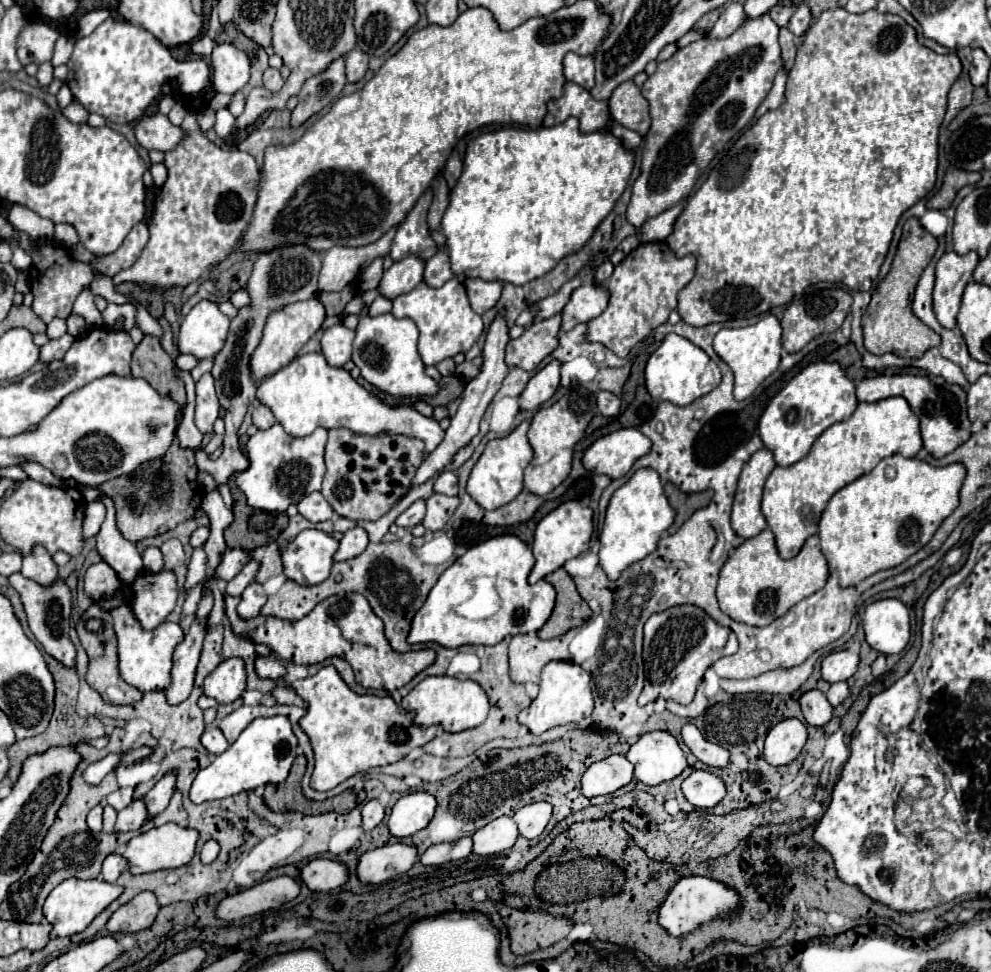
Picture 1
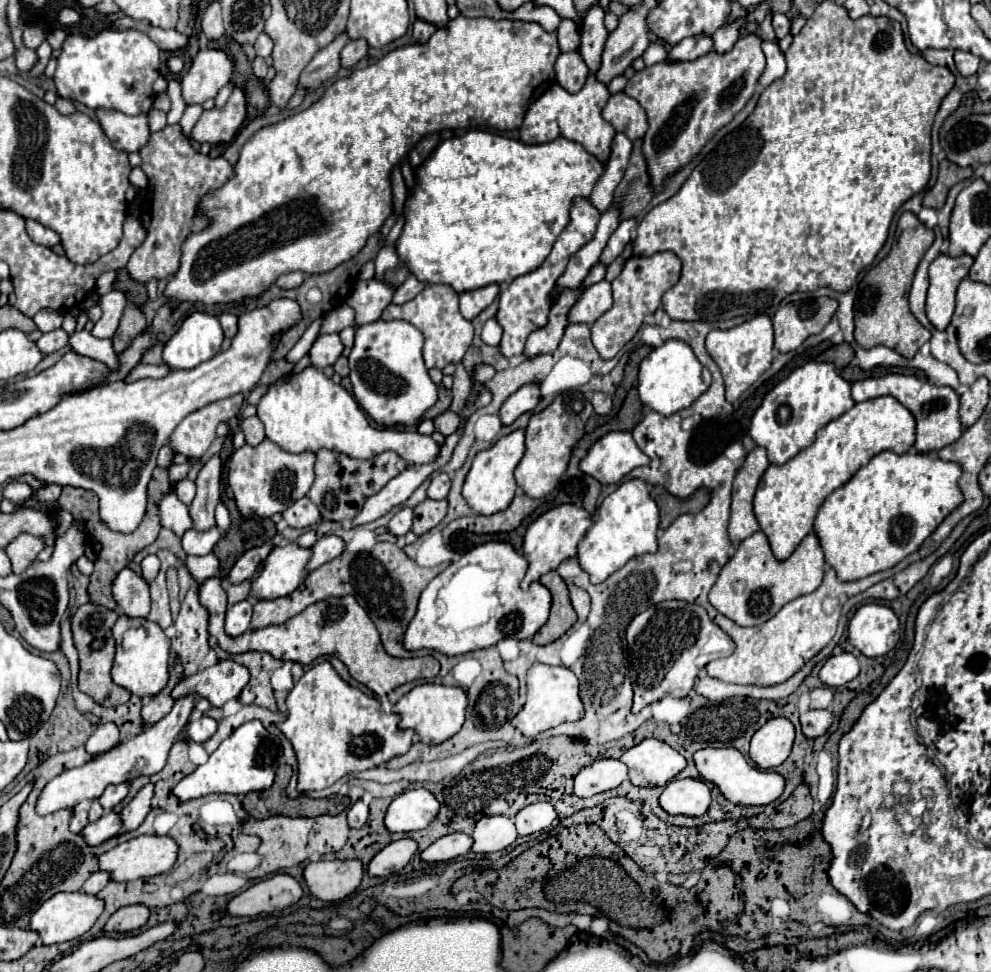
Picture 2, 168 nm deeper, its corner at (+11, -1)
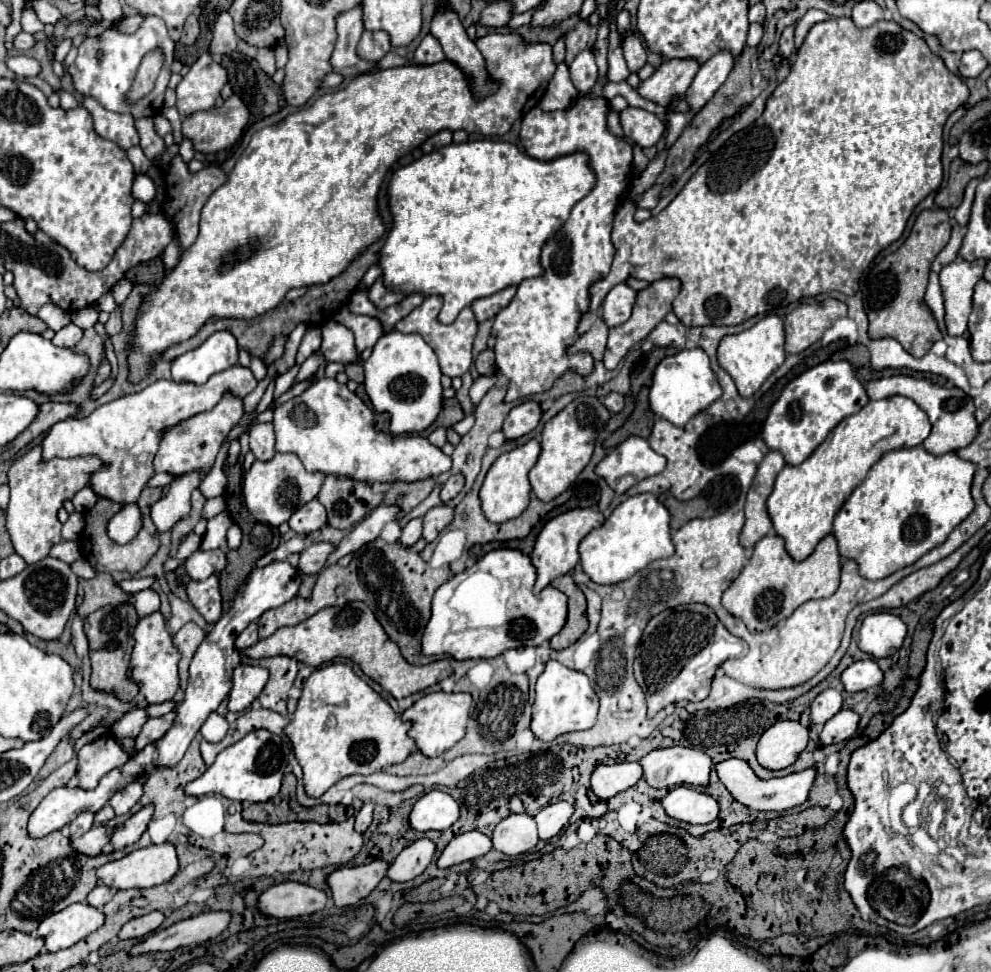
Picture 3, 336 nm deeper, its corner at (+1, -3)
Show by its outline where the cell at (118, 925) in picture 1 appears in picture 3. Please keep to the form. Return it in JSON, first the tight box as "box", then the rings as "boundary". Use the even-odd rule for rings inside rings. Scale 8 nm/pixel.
{"box":[119,911,163,939],"boundary":[[[151,911],[147,915],[135,917],[131,921],[127,921],[121,931],[119,931],[119,939],[135,939],[135,937],[145,937],[153,931],[159,929],[159,925],[163,923],[163,913],[161,911]]]}

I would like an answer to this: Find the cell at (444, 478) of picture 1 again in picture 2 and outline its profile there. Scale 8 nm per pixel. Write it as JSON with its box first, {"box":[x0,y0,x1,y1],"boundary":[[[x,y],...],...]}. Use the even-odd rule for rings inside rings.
{"box":[427,473,451,499],"boundary":[[[439,473],[431,479],[431,485],[427,489],[427,497],[429,499],[445,499],[447,493],[449,493],[449,487],[451,487],[451,479],[447,473]]]}

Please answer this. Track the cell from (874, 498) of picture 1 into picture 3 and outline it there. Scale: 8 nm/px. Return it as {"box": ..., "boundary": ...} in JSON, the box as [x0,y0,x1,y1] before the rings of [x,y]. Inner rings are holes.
{"box":[833,445,975,579],"boundary":[[[921,445],[885,453],[867,473],[865,481],[849,495],[833,521],[833,535],[839,543],[841,557],[853,559],[859,565],[859,575],[865,579],[883,579],[891,573],[913,565],[921,555],[941,545],[949,533],[973,511],[971,479],[975,465],[959,459],[955,453],[931,455]]]}

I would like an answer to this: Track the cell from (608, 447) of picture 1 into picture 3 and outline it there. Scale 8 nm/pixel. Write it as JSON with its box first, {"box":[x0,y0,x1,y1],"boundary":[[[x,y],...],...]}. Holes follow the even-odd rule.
{"box":[595,437,667,495],"boundary":[[[627,437],[599,461],[595,473],[603,477],[617,495],[621,495],[641,479],[661,473],[665,463],[667,461],[649,447],[647,439]]]}

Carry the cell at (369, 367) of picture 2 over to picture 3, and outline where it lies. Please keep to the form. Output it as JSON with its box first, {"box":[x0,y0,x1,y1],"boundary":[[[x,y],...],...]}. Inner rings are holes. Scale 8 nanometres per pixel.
{"box":[365,331,443,435],"boundary":[[[385,331],[373,347],[365,367],[365,391],[375,411],[391,415],[391,433],[409,435],[425,431],[439,415],[443,405],[441,369],[431,345],[419,333]]]}

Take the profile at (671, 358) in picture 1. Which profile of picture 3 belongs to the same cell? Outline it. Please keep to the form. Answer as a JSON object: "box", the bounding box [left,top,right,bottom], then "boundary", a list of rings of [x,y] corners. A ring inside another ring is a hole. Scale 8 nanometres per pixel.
{"box":[649,349,721,427],"boundary":[[[683,349],[671,357],[665,357],[657,365],[653,373],[653,385],[649,391],[649,405],[655,415],[681,427],[693,415],[709,407],[719,397],[721,397],[721,385],[709,365],[707,353],[703,349]]]}

